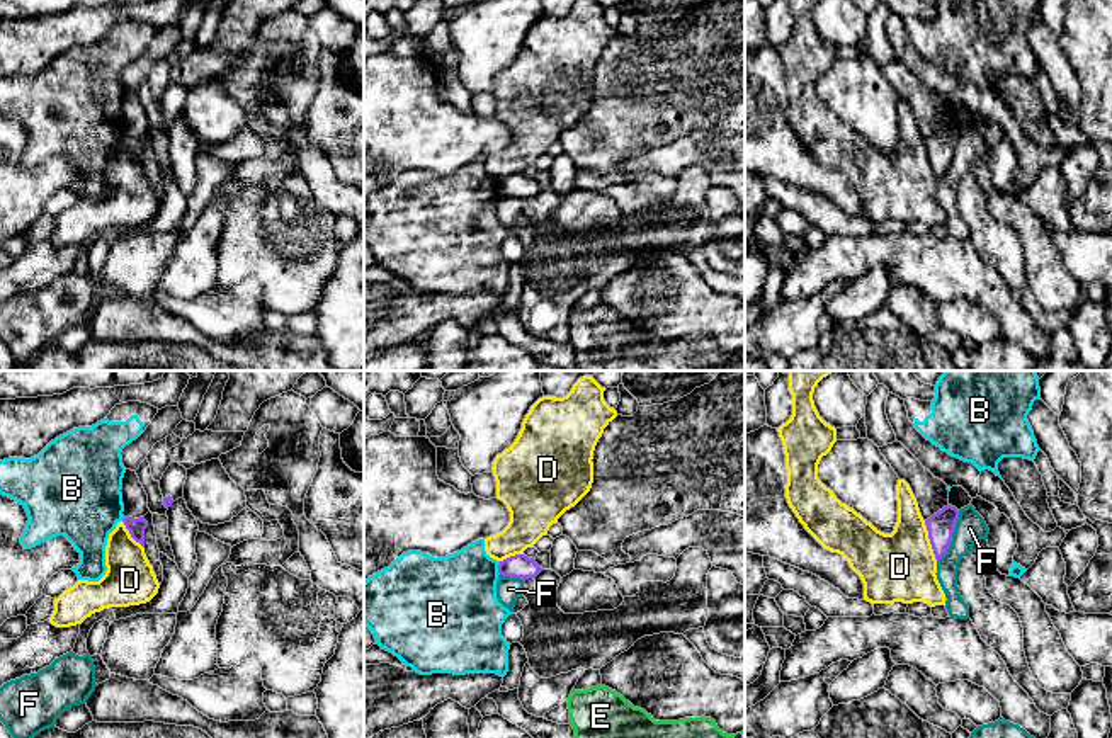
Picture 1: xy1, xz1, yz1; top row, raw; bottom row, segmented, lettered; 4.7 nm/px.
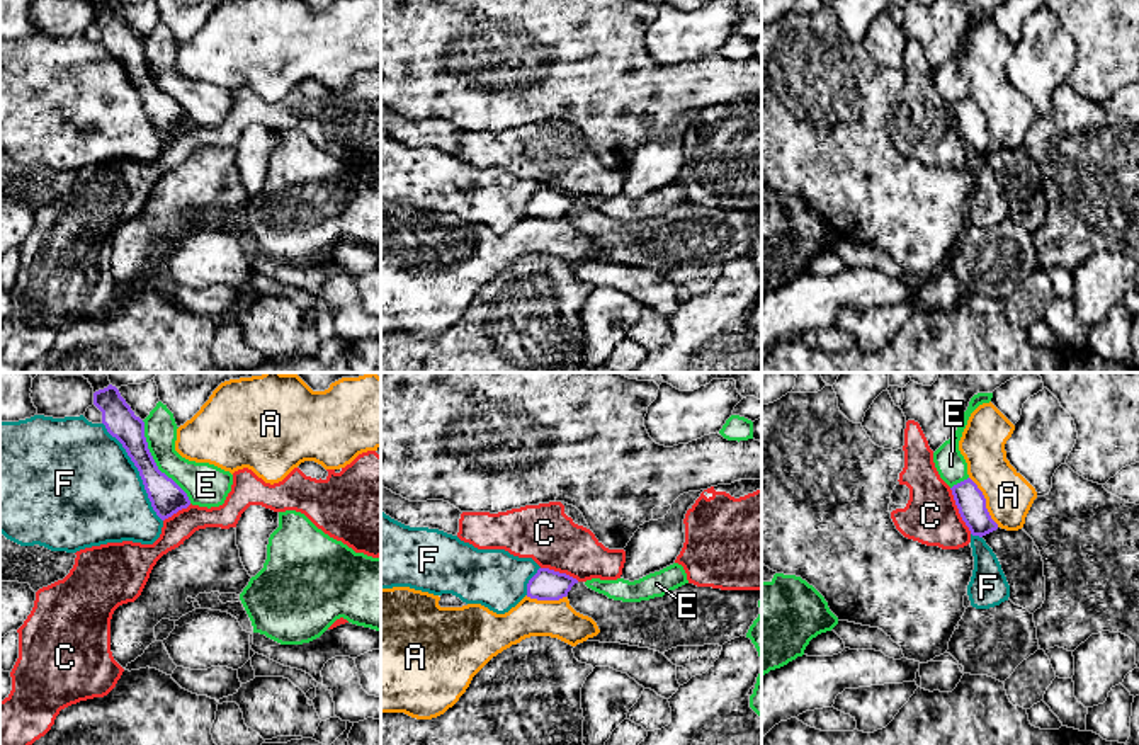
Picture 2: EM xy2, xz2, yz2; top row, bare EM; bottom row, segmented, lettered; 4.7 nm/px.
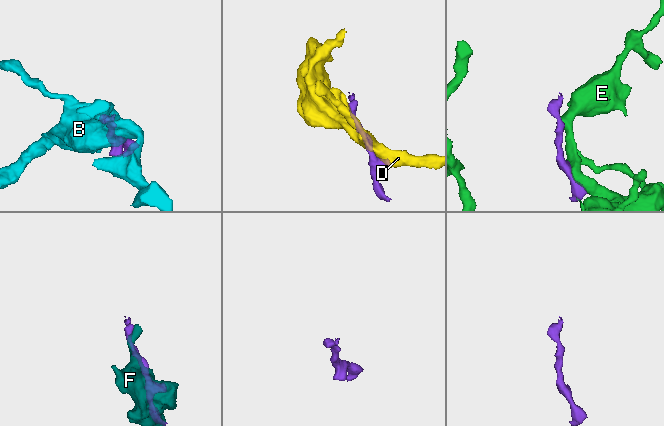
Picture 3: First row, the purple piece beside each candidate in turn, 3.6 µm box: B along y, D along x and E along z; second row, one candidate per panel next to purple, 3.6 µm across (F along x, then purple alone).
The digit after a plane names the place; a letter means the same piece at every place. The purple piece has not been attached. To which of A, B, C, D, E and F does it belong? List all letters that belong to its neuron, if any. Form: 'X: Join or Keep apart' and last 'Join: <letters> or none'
A: Keep apart
B: Keep apart
C: Keep apart
D: Keep apart
E: Keep apart
F: Keep apart
Join: none

